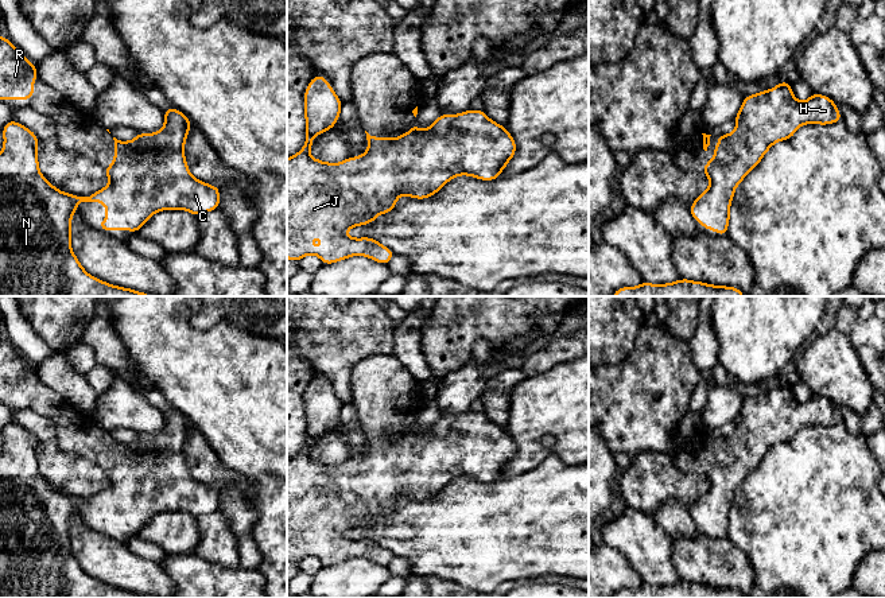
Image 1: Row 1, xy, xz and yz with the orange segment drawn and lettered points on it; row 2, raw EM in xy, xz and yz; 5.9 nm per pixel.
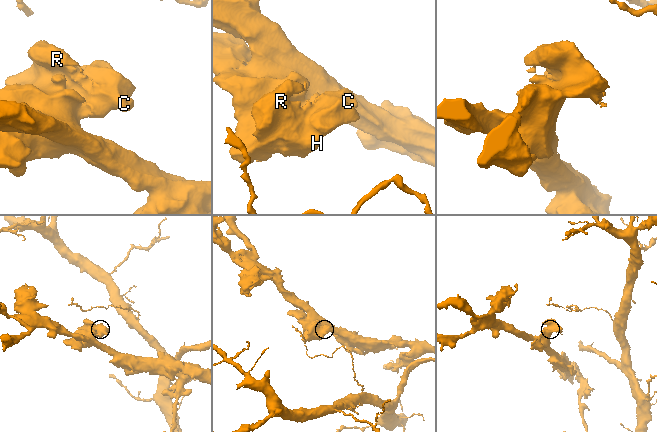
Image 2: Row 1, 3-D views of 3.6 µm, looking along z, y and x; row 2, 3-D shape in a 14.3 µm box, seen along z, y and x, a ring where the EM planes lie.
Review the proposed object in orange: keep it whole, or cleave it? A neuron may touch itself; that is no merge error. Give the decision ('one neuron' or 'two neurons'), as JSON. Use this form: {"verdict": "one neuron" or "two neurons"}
{"verdict": "one neuron"}

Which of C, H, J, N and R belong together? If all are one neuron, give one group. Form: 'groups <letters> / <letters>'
groups C H J N R

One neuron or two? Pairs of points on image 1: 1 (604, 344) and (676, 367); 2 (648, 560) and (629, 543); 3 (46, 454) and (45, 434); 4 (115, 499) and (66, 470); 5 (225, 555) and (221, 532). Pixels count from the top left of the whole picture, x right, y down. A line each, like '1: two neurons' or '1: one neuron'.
1: two neurons
2: one neuron
3: two neurons
4: two neurons
5: one neuron

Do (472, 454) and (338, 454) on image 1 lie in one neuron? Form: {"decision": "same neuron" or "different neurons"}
{"decision": "different neurons"}

